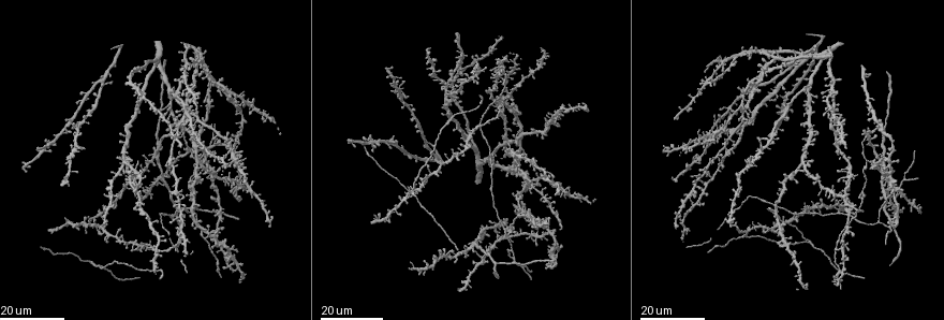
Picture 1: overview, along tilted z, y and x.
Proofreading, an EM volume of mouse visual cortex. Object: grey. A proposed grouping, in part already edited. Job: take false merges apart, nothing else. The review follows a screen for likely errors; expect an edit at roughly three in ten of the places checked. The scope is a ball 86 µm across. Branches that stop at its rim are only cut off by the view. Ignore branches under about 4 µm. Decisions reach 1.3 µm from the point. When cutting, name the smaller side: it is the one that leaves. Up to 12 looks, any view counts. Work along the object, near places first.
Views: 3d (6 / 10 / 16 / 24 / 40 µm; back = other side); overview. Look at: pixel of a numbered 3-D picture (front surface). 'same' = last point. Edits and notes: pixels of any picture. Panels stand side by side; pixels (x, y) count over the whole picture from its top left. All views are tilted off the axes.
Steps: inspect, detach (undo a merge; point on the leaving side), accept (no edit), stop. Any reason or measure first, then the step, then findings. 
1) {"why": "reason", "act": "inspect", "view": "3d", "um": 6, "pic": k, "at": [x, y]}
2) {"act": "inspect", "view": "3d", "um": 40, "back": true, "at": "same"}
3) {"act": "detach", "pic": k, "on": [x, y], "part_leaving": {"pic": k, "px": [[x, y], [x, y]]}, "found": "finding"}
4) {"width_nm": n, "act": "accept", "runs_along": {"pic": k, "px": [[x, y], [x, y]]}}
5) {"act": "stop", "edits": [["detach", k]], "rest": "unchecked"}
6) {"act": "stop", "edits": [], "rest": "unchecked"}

{"why": "branch point", "act": "inspect", "view": "3d", "um": 24, "pic": 1, "at": [905, 178]}

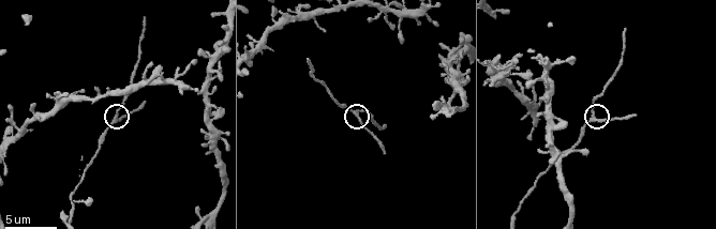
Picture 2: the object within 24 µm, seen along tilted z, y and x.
{"act": "inspect", "view": "3d", "um": 10, "pic": 2, "at": [593, 118]}

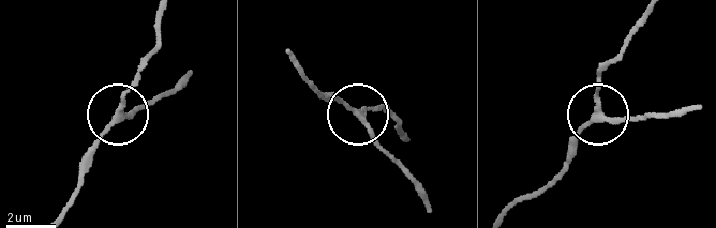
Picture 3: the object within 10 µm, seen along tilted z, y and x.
{"arms": 3, "act": "accept", "runs_along": {"pic": 3, "px": [[504, 213], [558, 171], [590, 119], [642, 121]]}, "found": "one neuron here"}

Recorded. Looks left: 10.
{"why": "looks like a crossing", "act": "inspect", "view": "3d", "um": 16, "pic": 1, "at": [498, 226]}

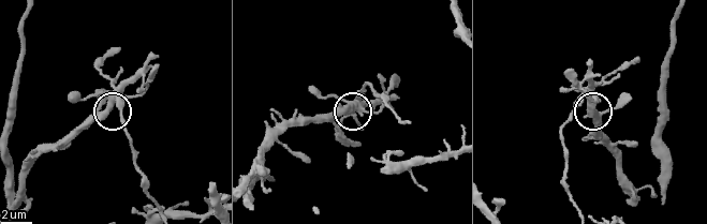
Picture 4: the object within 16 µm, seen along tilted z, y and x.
{"why": "zoom in", "act": "inspect", "view": "3d", "um": 10, "pic": 4, "at": [356, 107]}

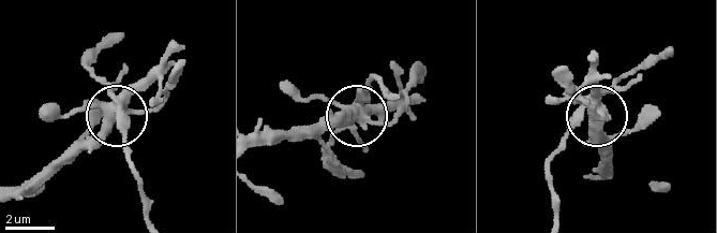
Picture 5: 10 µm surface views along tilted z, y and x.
{"width_nm": 400, "act": "accept", "found": "all the same neuron"}

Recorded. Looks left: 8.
{"why": "four arms meet", "act": "inspect", "view": "3d", "um": 24, "pic": 1, "at": [152, 156]}

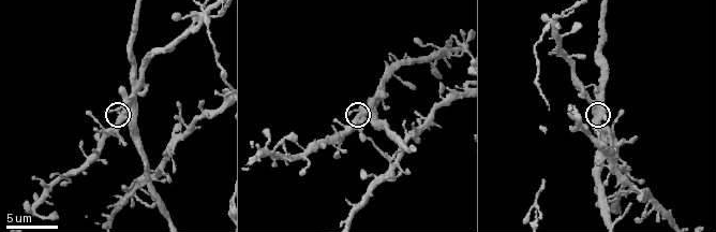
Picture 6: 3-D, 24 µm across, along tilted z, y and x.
{"act": "inspect", "view": "3d", "um": 6, "pic": 6, "at": [125, 116]}

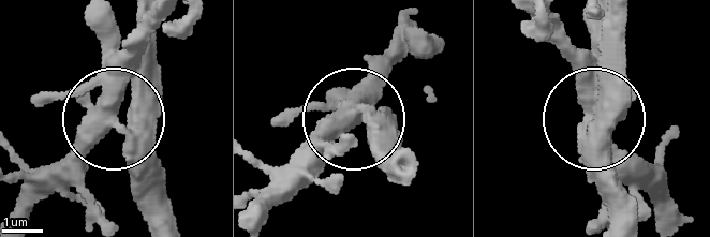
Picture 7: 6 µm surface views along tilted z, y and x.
{"act": "detach", "pic": 7, "on": [128, 78], "part_leaving": {"pic": 7, "px": [[132, 138], [105, 136], [27, 215]]}, "found": "two neurons meet here"}

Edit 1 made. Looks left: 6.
{"why": "two arms in line, one across", "act": "inspect", "view": "3d", "um": 16, "pic": 1, "at": [493, 261]}

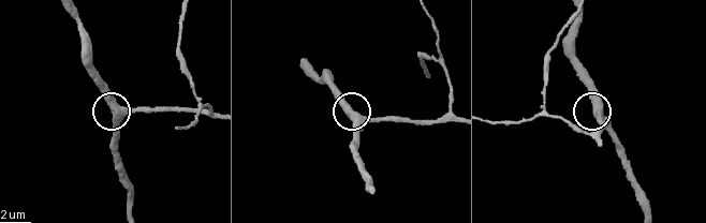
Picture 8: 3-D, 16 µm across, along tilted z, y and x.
{"act": "inspect", "view": "3d", "um": 6, "pic": 8, "at": [116, 115]}

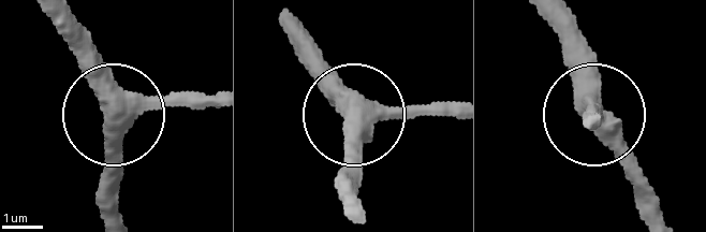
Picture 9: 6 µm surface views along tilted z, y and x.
{"act": "inspect", "view": "3d", "um": 6, "back": true, "pic": 9, "at": [351, 115]}

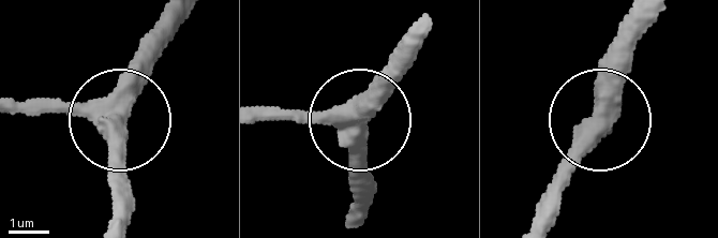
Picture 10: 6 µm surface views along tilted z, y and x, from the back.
{"arms": 3, "act": "accept", "runs_along": {"pic": 10, "px": [[19, 112], [111, 115], [122, 131], [121, 187]]}, "found": "one neuron here"}

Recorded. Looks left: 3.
{"why": "three arms meet", "act": "inspect", "view": "3d", "um": 24, "pic": 1, "at": [699, 199]}

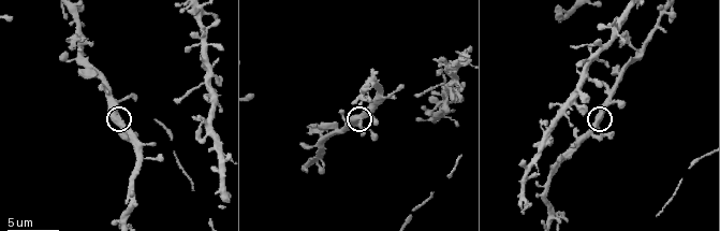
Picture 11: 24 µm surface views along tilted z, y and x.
{"act": "inspect", "view": "3d", "um": 6, "pic": 11, "at": [359, 117]}

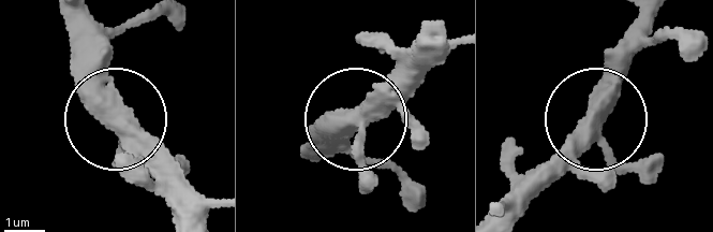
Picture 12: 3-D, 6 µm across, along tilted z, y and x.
{"width_nm": 400, "act": "accept", "found": "continuous, no second neuron"}

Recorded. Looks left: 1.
{"act": "stop", "edits": [["detach", 7]], "rest": "unchecked"}

